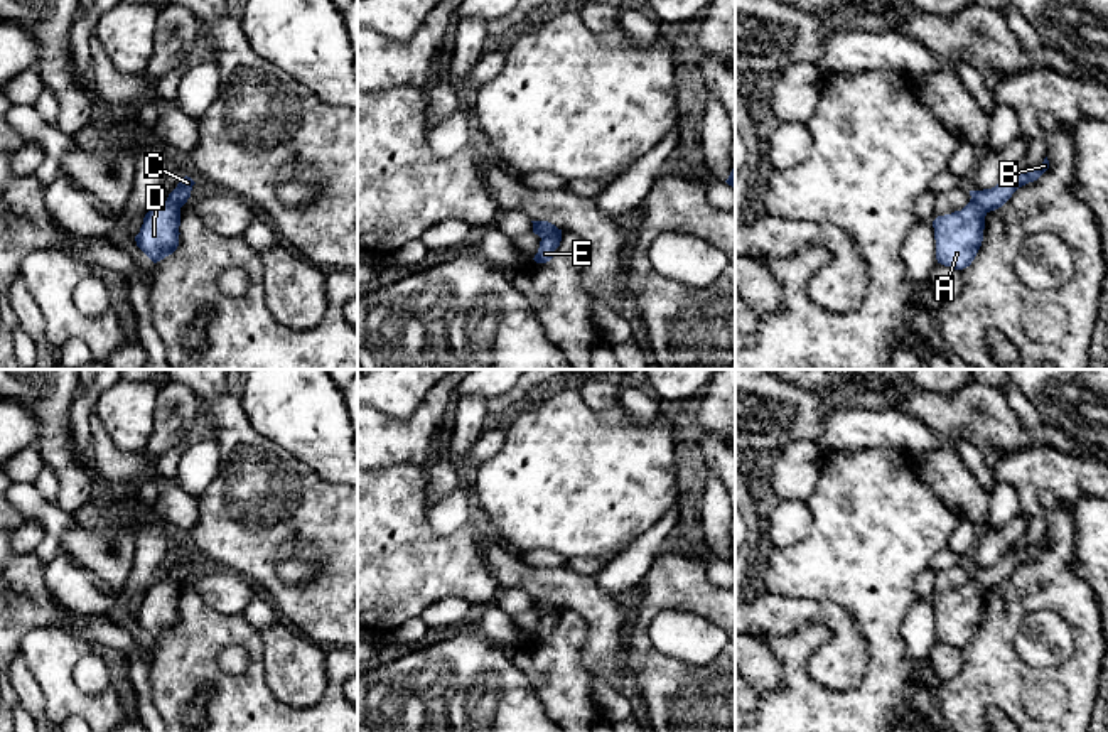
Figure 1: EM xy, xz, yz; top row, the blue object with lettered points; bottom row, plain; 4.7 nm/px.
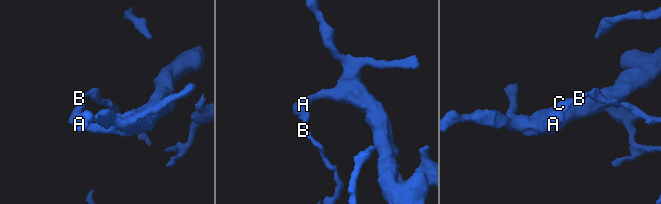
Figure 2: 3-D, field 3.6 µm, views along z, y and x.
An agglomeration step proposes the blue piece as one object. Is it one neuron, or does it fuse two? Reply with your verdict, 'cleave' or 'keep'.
cleave

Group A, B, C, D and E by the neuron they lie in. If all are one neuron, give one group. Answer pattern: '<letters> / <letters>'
A D / B C E

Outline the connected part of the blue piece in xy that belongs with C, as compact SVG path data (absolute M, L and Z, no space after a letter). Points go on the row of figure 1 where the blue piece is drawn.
M184 177L179 184L177 184L177 187L169 194L169 197L167 197L167 201L170 202L170 204L174 204L174 206L179 206L179 207L182 207L186 202L187 202L187 199L191 197L191 191L192 191L192 186L194 186L196 182L191 179L191 177Z

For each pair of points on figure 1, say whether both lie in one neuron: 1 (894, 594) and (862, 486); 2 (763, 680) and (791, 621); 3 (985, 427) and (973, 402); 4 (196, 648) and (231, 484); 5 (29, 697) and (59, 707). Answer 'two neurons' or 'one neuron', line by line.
1: one neuron
2: two neurons
3: one neuron
4: two neurons
5: two neurons

